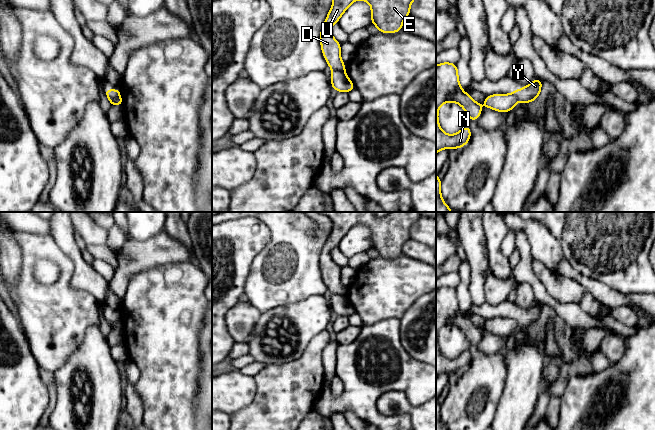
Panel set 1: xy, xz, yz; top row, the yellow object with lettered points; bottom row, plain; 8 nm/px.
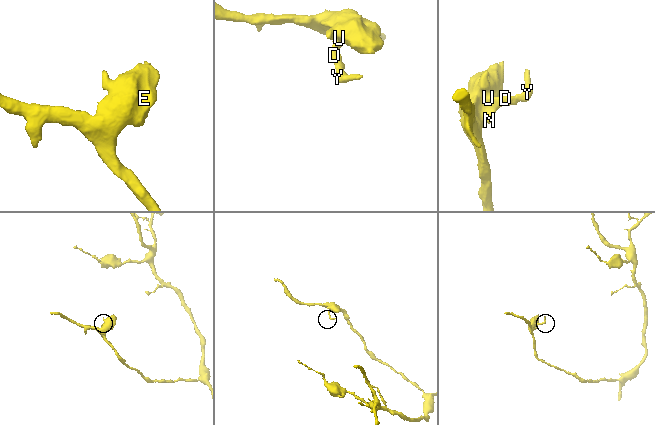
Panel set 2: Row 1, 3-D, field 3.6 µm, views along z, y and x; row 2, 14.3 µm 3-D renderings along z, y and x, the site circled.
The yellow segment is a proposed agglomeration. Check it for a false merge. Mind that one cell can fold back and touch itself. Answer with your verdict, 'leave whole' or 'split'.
split

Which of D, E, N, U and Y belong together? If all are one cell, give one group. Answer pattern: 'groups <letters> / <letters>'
groups D E N U / Y

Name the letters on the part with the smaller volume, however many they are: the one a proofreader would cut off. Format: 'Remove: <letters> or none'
Remove: Y

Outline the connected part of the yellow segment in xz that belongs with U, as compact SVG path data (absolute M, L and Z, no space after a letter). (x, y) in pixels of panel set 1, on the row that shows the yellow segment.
M333 0L333 4L322 25L319 36L321 51L329 67L345 71L345 63L340 56L341 44L332 36L331 28L356 0Z

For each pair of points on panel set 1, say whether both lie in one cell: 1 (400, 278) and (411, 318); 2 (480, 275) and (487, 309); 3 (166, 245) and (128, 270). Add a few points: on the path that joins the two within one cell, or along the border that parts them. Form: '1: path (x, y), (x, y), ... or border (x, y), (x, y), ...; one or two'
1: border (425, 294), (422, 294), (400, 318); two
2: border (485, 301), (480, 305), (472, 305); two
3: path (157, 250), (144, 254), (137, 261); one

